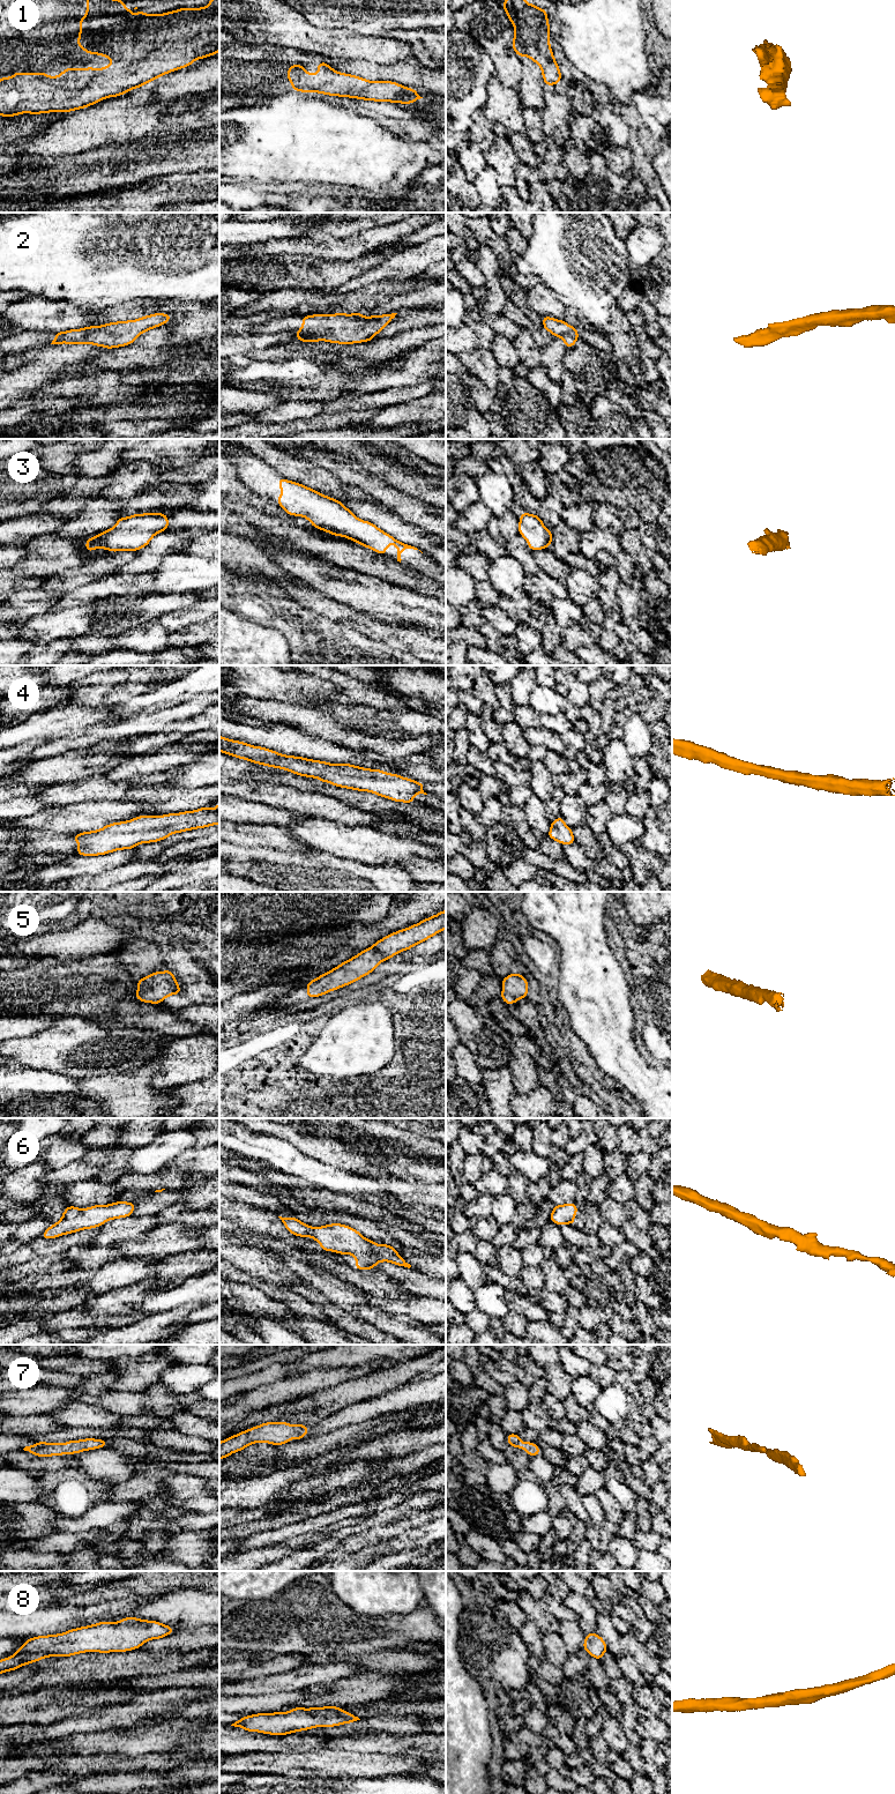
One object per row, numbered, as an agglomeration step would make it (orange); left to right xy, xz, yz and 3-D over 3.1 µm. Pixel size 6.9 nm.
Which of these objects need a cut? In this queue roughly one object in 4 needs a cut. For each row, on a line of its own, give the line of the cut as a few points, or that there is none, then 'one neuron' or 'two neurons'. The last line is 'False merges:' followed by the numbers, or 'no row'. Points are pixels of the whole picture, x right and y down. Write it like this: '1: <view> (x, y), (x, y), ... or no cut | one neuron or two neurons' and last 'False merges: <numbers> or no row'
1: no cut | one neuron
2: no cut | one neuron
3: no cut | one neuron
4: no cut | one neuron
5: no cut | one neuron
6: no cut | one neuron
7: no cut | one neuron
8: no cut | one neuron
False merges: no row

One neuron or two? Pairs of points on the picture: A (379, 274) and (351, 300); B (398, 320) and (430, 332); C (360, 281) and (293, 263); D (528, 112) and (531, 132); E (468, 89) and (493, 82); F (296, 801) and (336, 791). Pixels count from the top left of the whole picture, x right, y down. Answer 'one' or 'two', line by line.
A: two
B: two
C: two
D: one
E: two
F: two

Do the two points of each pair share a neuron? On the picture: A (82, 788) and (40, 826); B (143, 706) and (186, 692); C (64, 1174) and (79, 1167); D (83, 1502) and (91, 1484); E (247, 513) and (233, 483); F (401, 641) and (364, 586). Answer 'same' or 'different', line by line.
A: different
B: same
C: same
D: same
E: different
F: different

